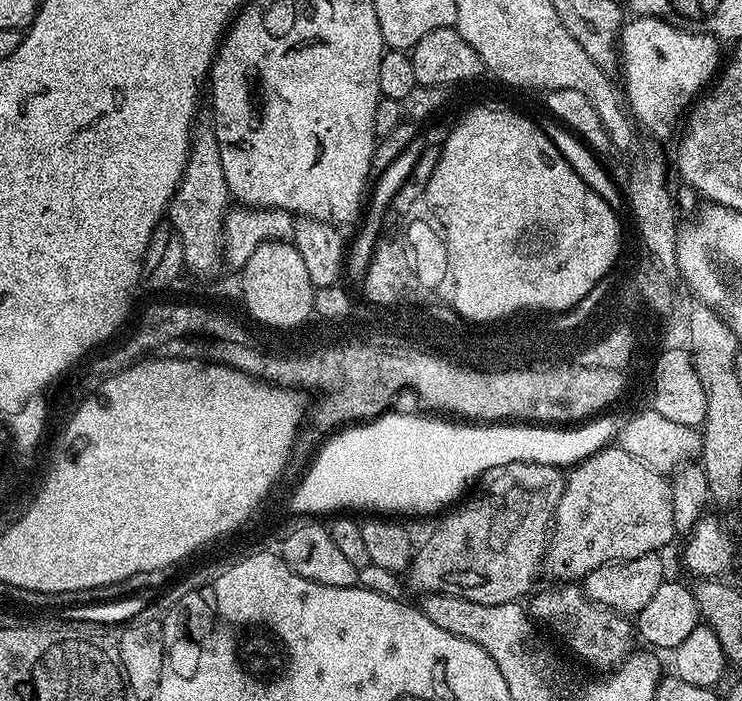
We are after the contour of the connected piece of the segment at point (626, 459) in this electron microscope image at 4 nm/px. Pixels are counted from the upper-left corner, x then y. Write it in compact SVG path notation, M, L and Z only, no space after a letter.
M619 446L593 451L567 473L543 571L556 579L553 581L576 582L603 564L659 553L678 536L671 500L671 483L665 473L638 462Z

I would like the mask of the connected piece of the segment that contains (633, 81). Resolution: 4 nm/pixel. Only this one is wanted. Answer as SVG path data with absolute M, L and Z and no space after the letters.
M653 16L629 19L618 37L618 72L624 75L622 96L632 120L650 135L666 139L676 119L713 83L722 64L720 48L721 41L705 32L675 28Z

